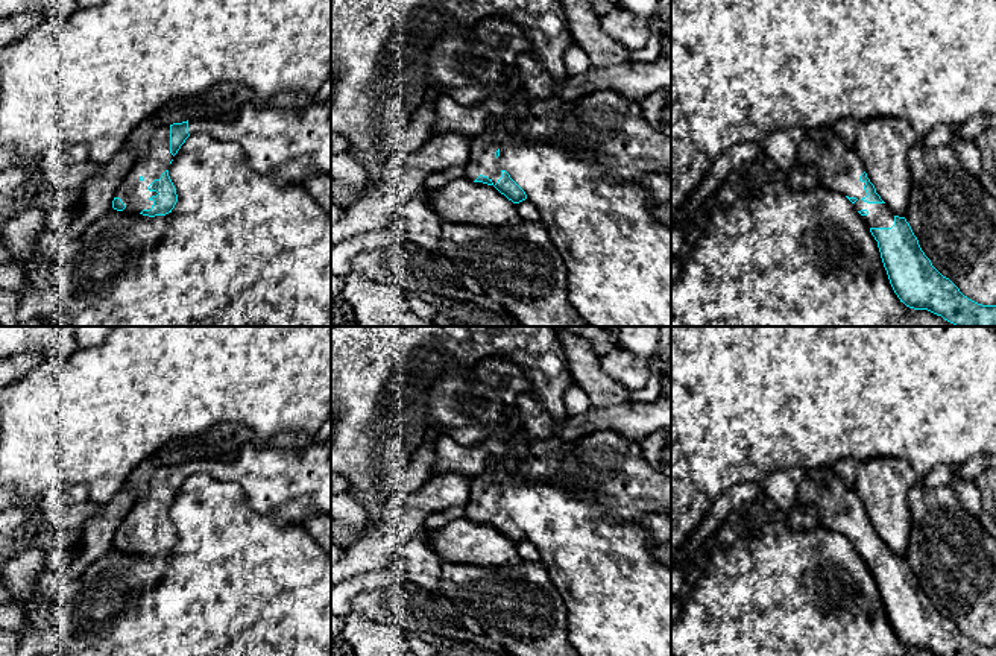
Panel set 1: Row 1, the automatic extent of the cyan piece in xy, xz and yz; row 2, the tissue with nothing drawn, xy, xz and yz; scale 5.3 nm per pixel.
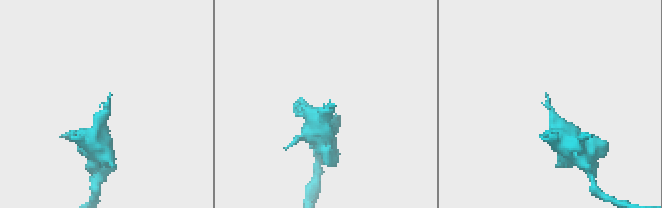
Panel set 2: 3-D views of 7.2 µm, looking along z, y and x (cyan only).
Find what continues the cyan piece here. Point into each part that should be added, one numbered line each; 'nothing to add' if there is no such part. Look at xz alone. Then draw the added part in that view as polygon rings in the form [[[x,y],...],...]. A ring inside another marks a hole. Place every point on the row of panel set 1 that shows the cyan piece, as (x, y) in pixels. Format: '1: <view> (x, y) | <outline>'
1: xz (482, 160) | [[[490,118],[486,129],[471,138],[469,158],[463,166],[463,176],[475,181],[480,175],[487,176],[493,185],[501,178],[501,167],[495,152],[512,138],[512,134],[498,118]]]

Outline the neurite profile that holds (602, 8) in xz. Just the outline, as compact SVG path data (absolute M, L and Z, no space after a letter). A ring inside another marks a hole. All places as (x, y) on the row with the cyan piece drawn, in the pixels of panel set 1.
M585 0L594 9L594 12L601 18L616 9L621 9L619 0Z

